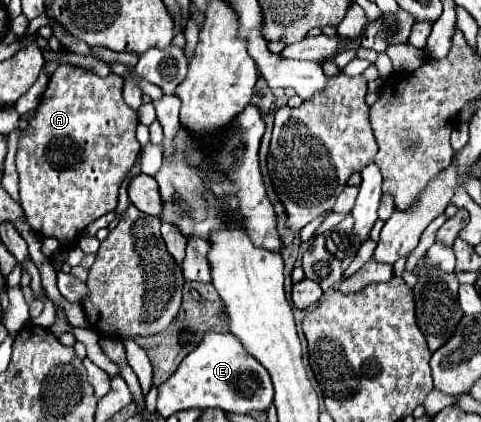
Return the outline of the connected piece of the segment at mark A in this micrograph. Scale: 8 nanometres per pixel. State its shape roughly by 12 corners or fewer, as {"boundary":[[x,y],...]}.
{"boundary":[[60,63],[18,135],[26,221],[74,243],[140,153],[124,79]]}

